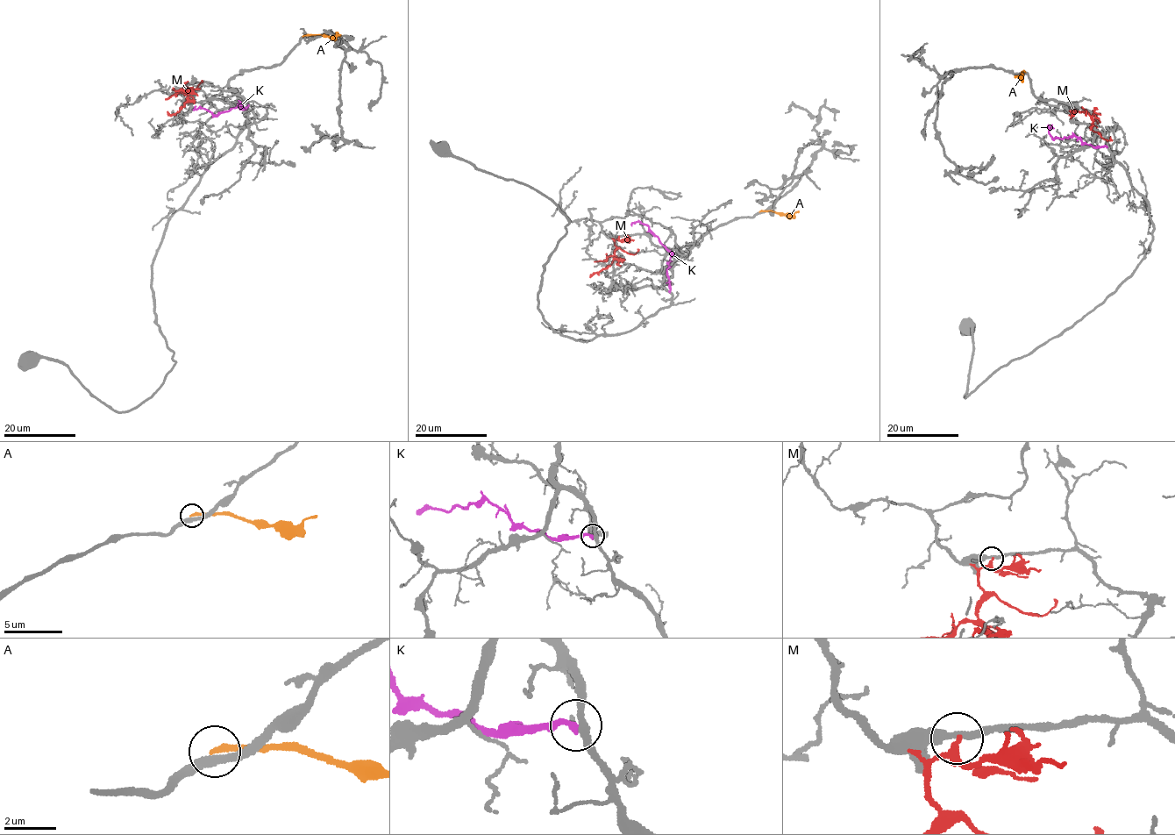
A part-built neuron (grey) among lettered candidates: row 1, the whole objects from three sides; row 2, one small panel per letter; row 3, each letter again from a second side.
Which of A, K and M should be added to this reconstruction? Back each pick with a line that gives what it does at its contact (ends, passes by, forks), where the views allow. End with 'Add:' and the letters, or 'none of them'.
Add: none of them

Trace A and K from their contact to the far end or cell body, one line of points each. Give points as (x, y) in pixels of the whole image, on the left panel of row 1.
A: (302, 36), (340, 35)
K: (248, 104), (244, 110), (240, 109), (239, 103), (215, 115), (200, 107), (194, 110)

